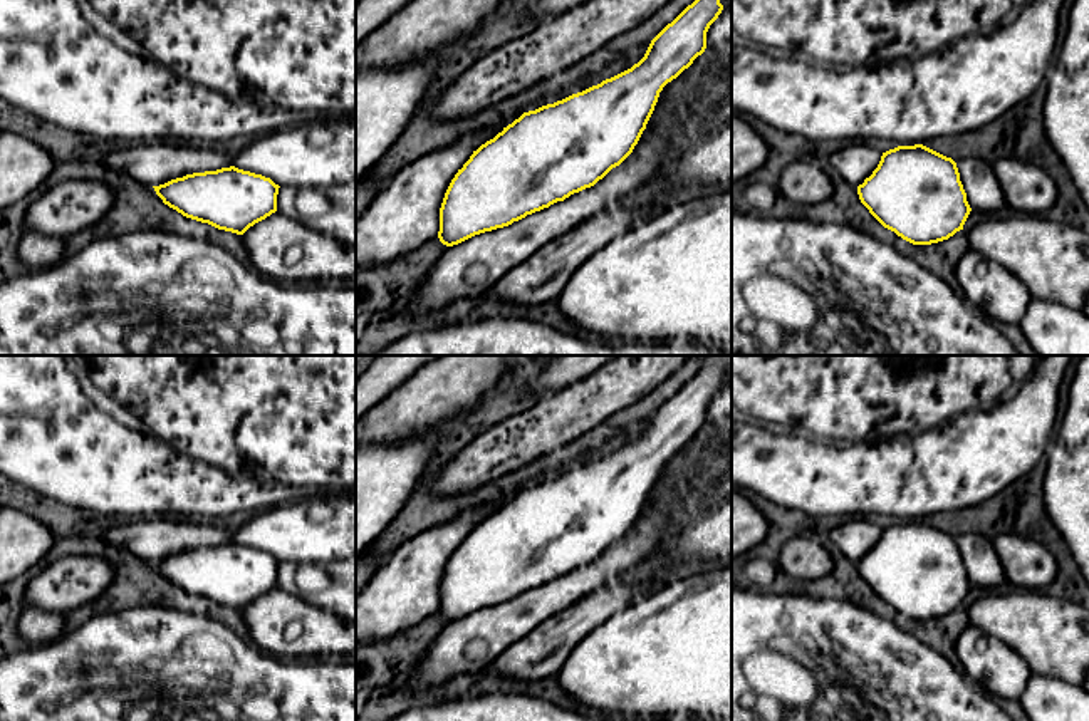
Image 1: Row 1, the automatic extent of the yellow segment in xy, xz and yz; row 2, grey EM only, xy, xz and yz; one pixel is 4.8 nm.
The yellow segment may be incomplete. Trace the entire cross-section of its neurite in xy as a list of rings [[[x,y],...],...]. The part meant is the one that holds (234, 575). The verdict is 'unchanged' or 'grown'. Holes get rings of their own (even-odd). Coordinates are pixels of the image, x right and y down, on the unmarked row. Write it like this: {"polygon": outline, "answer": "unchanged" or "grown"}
{"polygon": [[[230,542],[153,563],[164,580],[183,592],[243,610],[277,587],[280,562],[270,553]]], "answer": "unchanged"}

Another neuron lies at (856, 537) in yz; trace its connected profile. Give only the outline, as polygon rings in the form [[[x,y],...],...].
[[[859,516],[834,526],[824,540],[857,563],[878,543],[881,532],[883,528],[876,521]]]

